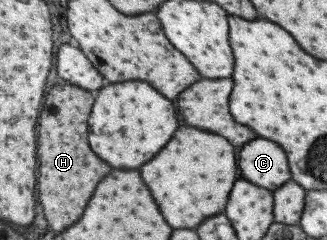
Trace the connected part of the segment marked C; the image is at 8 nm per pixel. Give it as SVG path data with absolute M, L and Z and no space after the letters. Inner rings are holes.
M253 139L245 143L237 153L237 167L249 183L269 191L289 181L285 153L279 145L265 139Z

